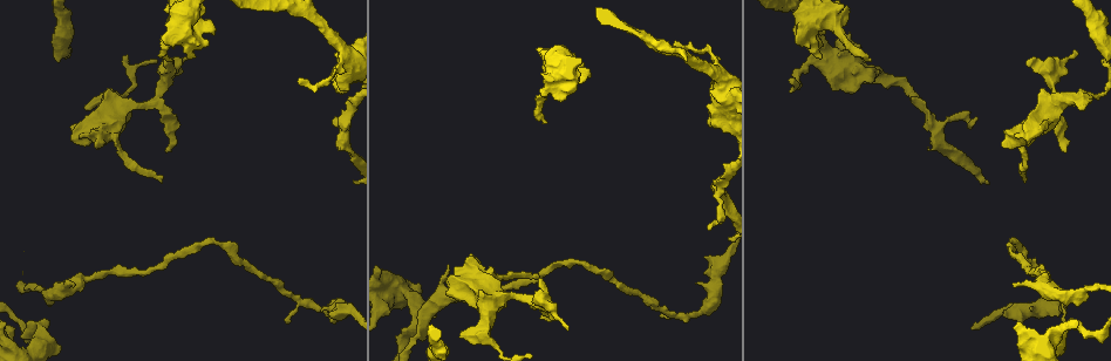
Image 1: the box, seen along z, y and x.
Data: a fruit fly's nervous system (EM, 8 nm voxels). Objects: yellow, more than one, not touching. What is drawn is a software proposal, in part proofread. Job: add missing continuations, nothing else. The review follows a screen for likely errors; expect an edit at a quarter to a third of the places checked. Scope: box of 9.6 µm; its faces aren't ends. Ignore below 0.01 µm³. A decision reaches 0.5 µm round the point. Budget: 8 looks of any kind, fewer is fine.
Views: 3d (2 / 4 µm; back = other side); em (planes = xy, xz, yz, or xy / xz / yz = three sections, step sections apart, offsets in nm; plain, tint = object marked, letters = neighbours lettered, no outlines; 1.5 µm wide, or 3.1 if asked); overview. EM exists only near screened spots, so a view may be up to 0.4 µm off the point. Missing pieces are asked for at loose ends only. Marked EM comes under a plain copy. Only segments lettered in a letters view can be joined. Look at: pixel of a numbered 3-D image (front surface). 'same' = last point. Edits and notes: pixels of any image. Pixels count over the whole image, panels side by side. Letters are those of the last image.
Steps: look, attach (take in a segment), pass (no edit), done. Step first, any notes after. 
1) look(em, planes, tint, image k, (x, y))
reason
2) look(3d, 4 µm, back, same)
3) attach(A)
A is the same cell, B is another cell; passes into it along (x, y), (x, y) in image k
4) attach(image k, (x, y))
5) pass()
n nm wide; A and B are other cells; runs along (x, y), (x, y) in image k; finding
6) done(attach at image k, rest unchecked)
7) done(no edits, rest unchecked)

look(em, yz, step 8, tint, image 1, (449, 268))
branch stops here

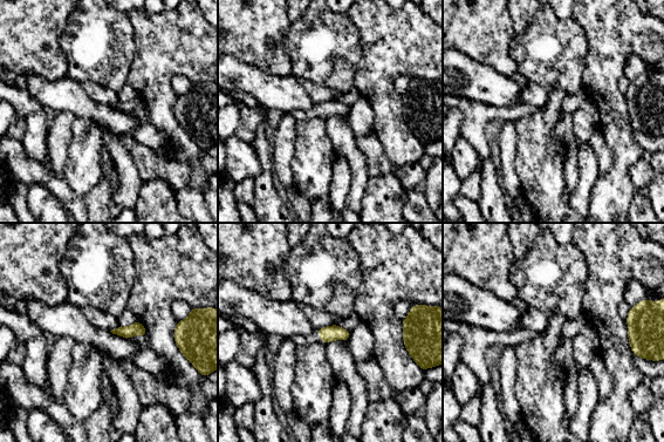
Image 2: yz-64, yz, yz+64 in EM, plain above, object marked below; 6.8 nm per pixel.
look(em, planes, letters, same)
another direction

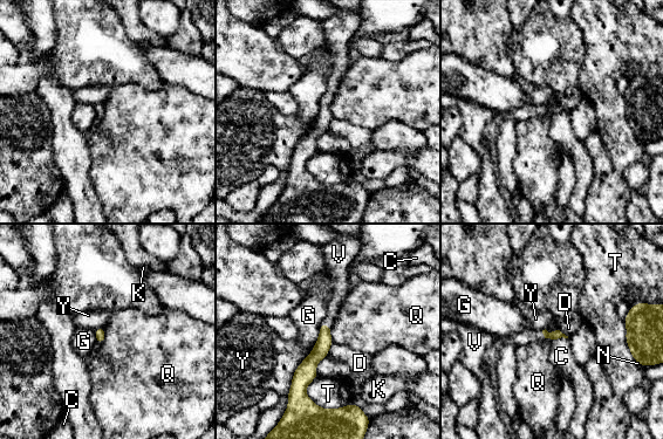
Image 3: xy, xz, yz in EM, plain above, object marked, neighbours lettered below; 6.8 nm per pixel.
attach(V)
V is the same cell, C, D, G, K, N, Q, T and Y are other cells; passes into it along (321, 348), (327, 326), (339, 292) in image 3; it goes on there

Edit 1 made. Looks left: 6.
look(overview)
see it whole again

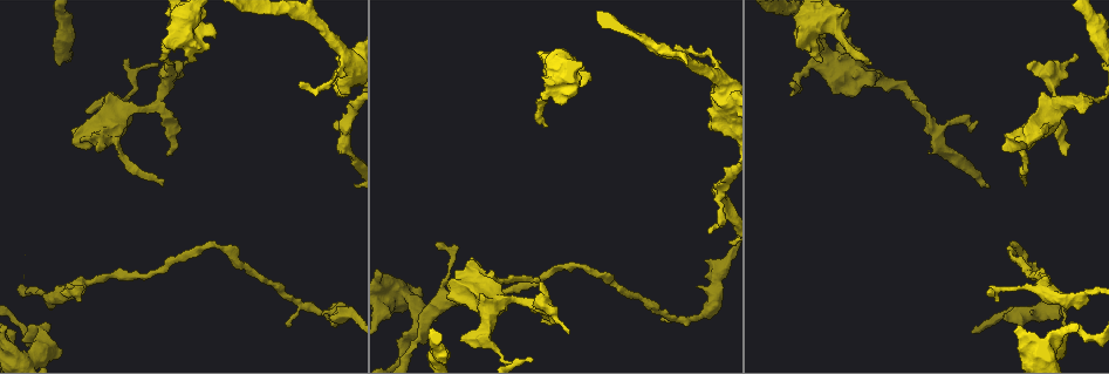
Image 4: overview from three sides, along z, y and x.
look(em, planes, letters, image 4, (1029, 62))
free end

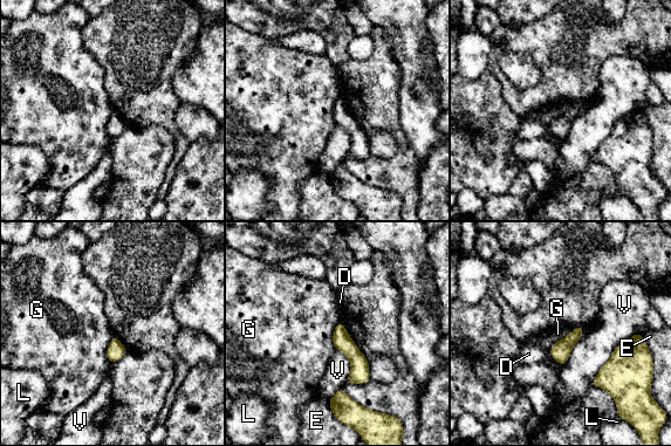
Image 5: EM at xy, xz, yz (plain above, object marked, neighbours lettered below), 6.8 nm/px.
pass()
D, E, G, L and V are other cells; border along (576, 327), (550, 348), (560, 365) in image 5; none of them fits

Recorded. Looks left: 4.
look(em, xz, step 8, letters, image 4, (709, 233))

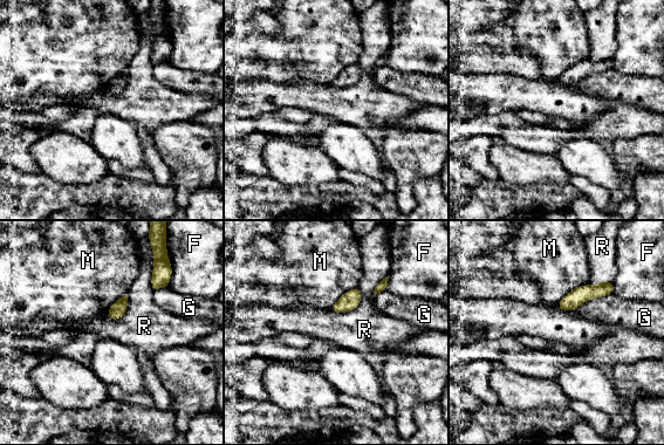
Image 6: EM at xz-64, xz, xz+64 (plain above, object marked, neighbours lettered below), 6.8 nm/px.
look(em, planes, letters, same)

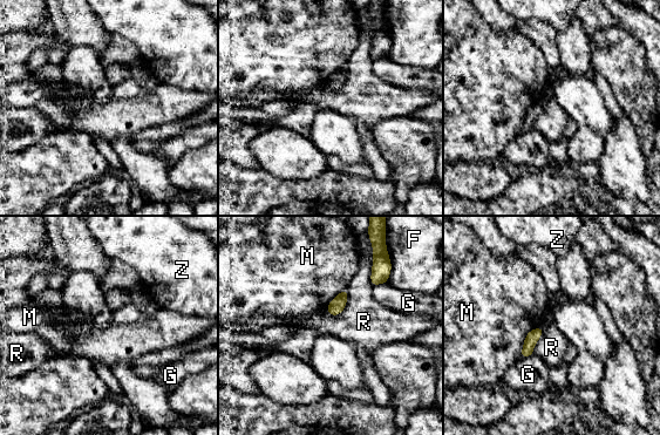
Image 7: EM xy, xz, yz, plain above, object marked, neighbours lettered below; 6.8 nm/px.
pass()
90 nm wide; R touches over 280 nm; F, G, M, R and Z are other cells; no lettered segment goes on from it

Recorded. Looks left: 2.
done(attach at image 3, rest unchecked)

